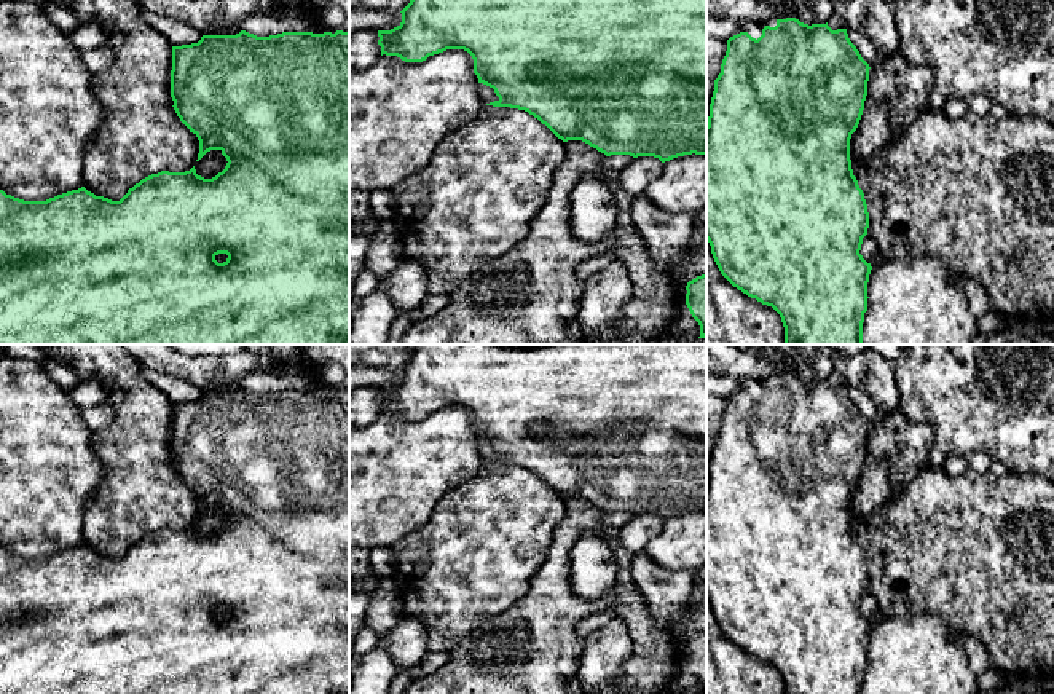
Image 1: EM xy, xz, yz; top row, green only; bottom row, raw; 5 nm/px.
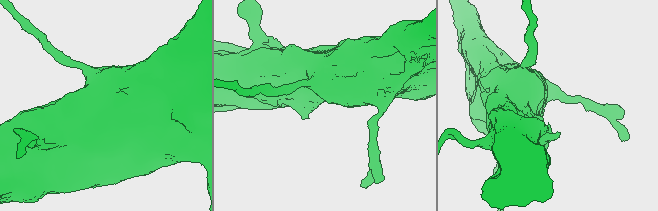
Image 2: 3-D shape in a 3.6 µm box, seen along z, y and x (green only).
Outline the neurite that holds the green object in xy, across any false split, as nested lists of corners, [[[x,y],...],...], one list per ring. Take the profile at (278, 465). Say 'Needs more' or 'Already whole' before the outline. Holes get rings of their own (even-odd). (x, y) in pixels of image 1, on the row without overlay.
Already whole. [[[349,389],[203,392],[198,400],[172,404],[171,455],[177,474],[199,498],[196,519],[210,507],[220,507],[228,519],[225,526],[212,536],[198,533],[195,523],[185,530],[161,528],[142,536],[120,558],[96,554],[85,544],[46,558],[24,558],[0,547],[0,694],[349,694]]]

